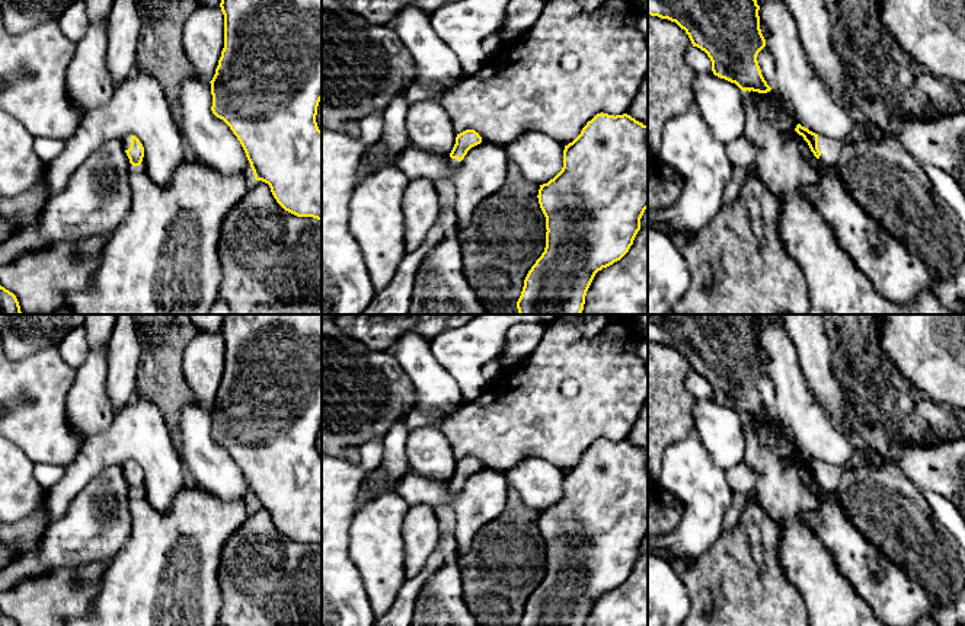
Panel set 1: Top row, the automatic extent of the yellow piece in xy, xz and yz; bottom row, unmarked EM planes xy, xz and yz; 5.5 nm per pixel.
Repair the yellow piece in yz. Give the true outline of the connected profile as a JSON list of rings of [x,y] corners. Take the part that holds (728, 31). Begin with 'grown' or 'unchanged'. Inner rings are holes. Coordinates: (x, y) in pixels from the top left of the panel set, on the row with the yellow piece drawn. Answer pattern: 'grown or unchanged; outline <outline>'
unchanged; outline [[[648,0],[648,15],[675,22],[712,61],[715,76],[735,83],[744,92],[767,93],[757,55],[766,47],[760,29],[757,0]]]

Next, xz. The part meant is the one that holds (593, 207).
unchanged; outline [[[597,114],[563,150],[563,167],[540,185],[546,247],[528,271],[517,301],[520,314],[581,314],[598,271],[620,261],[648,208],[648,125],[627,114]]]

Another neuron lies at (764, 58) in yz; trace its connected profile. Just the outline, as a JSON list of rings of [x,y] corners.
[[[766,47],[758,52],[757,61],[758,61],[764,80],[771,89],[774,89],[774,79],[776,79],[774,60]]]

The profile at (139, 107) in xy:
[[[138,68],[116,86],[105,105],[82,116],[63,153],[48,165],[45,179],[49,198],[67,186],[70,175],[103,143],[127,135],[135,135],[143,144],[140,166],[157,185],[167,185],[175,169],[188,157],[162,84]]]

